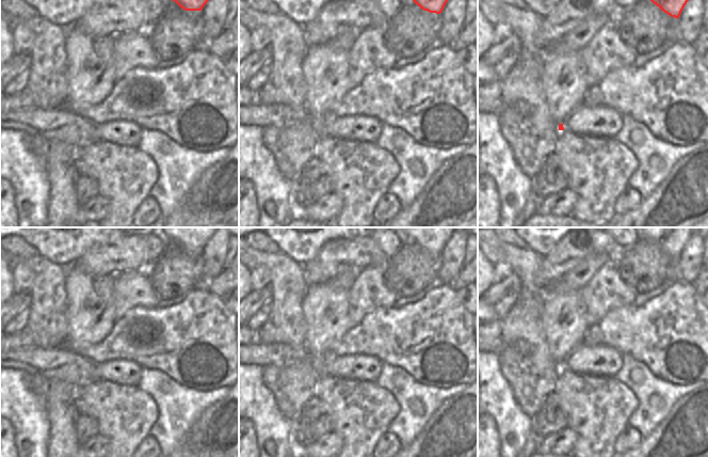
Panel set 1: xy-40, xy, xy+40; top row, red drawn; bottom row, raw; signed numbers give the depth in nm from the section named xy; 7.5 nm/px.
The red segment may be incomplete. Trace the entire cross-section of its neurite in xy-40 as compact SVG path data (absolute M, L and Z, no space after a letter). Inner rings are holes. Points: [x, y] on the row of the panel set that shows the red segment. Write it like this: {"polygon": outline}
{"polygon": "M173 0L184 11L202 11L209 0Z"}

